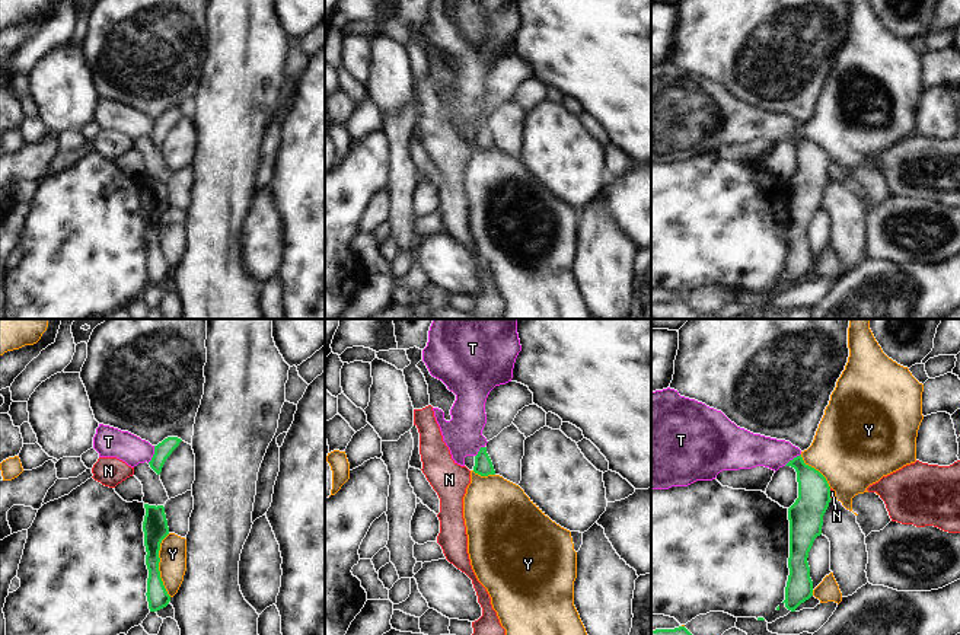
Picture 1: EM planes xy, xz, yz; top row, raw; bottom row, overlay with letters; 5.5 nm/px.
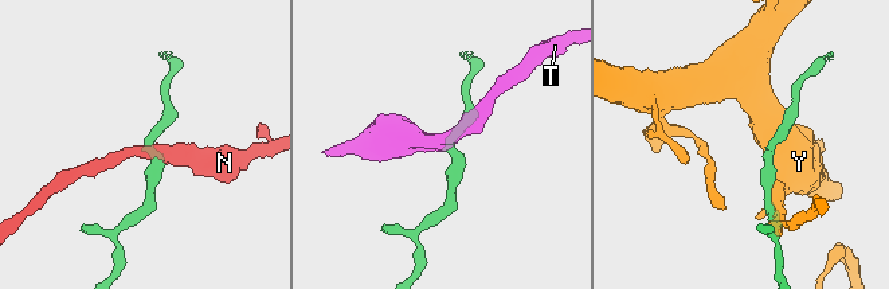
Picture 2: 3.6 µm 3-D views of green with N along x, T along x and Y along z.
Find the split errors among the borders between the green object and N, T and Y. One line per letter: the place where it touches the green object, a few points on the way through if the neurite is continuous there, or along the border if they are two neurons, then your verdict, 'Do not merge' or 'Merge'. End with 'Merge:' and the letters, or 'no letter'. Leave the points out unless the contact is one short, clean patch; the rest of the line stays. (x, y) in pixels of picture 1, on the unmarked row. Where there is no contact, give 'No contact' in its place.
N: Touches green at yz (829, 168). Boundary: yz (829, 162), (832, 172). Do not merge
T: Touches green at xy (153, 128). Boundary: xy (155, 120), (155, 127), (147, 136). Do not merge
Y: Touches green at xy (158, 239). Do not merge
Merge: no letter

